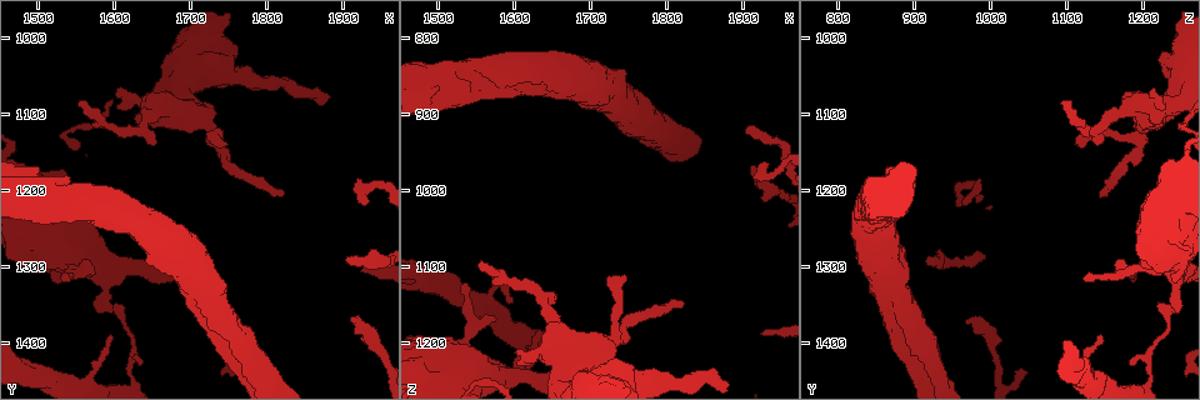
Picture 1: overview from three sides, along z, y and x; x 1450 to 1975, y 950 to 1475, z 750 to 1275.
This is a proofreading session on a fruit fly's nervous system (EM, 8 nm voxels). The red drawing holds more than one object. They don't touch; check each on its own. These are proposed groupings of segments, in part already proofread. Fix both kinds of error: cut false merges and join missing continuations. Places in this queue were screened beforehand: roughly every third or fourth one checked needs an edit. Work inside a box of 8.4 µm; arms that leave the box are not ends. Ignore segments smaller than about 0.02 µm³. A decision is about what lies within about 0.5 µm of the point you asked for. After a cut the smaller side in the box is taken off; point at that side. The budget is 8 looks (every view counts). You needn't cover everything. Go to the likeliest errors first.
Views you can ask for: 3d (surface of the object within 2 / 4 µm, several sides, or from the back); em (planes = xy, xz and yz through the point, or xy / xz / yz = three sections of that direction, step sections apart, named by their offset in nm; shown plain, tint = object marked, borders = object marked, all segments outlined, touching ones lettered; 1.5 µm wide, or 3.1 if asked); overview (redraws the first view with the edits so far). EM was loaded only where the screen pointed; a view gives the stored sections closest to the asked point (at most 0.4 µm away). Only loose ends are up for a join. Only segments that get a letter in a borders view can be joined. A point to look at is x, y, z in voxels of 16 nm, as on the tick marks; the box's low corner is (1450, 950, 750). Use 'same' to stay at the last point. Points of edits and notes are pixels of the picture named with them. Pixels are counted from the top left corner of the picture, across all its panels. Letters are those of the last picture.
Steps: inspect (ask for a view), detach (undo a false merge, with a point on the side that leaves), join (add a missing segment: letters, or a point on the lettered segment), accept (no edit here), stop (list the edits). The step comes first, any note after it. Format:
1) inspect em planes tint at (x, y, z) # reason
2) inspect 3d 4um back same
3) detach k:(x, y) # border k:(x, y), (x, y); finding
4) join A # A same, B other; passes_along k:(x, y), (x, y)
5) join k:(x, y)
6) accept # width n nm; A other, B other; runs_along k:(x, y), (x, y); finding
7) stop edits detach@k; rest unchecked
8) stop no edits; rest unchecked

inspect 3d 2um back at (1915, 1370, 965) # an open end

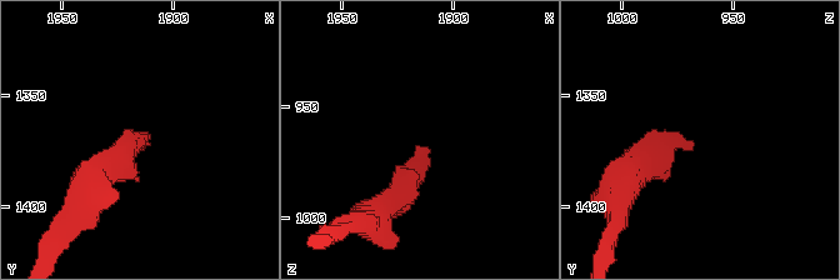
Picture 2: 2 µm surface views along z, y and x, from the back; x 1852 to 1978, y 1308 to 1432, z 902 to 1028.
inspect em xz step 8 borders at (1912, 1371, 968)

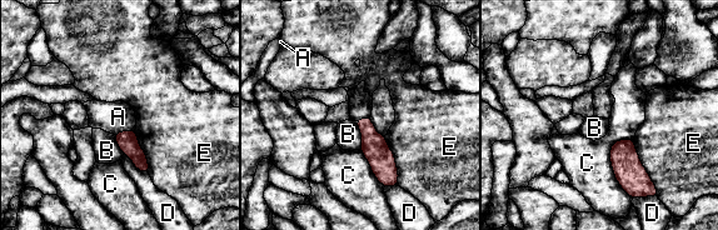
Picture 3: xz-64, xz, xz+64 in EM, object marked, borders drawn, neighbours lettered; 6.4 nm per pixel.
inspect em planes borders same # another direction

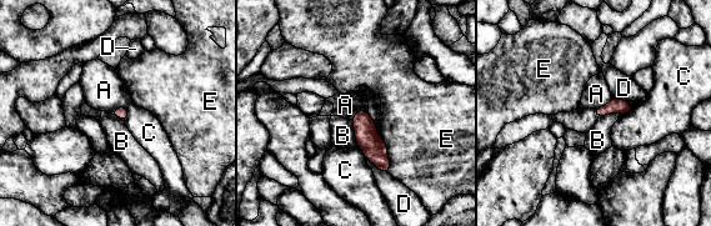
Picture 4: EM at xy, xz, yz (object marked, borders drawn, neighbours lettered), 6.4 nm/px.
accept # A other, B other, C other, D other, E other; border 4:(367, 111), (359, 110), (353, 120); none of them fits

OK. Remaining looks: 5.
inspect 3d 4um back at (1555, 1080, 1090) # free end

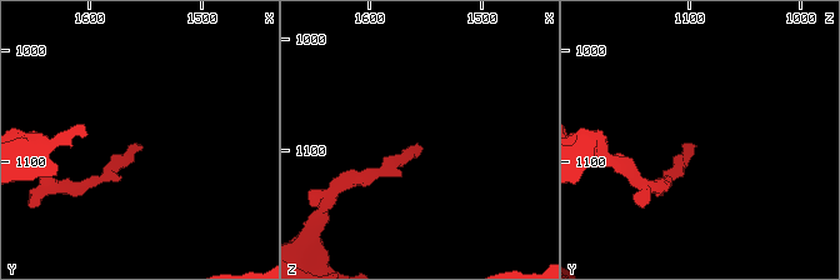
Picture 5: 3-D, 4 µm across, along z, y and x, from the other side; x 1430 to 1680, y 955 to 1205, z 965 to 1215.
inspect em planes borders at (1554, 1084, 1092) # need the tissue

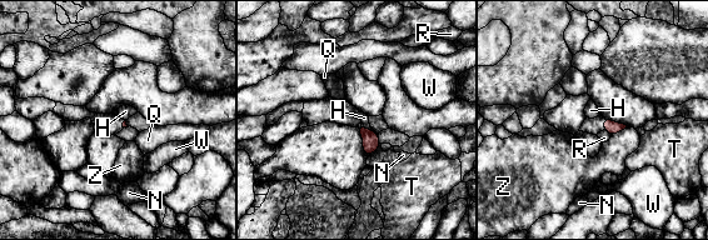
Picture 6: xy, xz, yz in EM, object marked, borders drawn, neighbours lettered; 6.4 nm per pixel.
accept # H other, N other, Q other, R other, T other, W other, Z other; border 6:(362, 124), (370, 130); none of them fits

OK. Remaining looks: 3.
inspect em planes tint at (1615, 1435, 1210) # calibre changes

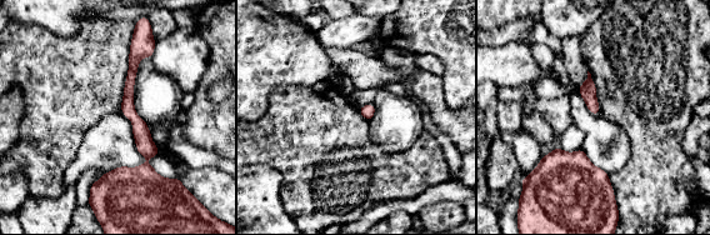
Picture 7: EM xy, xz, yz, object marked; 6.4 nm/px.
inspect em planes borders same # what lies round it

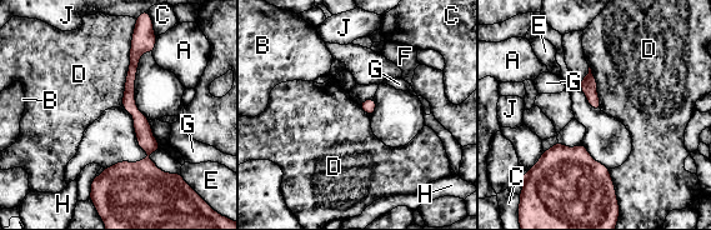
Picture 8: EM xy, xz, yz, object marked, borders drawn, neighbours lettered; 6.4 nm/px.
accept # A other, B other, C other, D other, E other, F other, G other, H other, J other; border 8:(136, 19), (121, 105); one neuron here

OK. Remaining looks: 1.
stop no edits; rest unchecked

